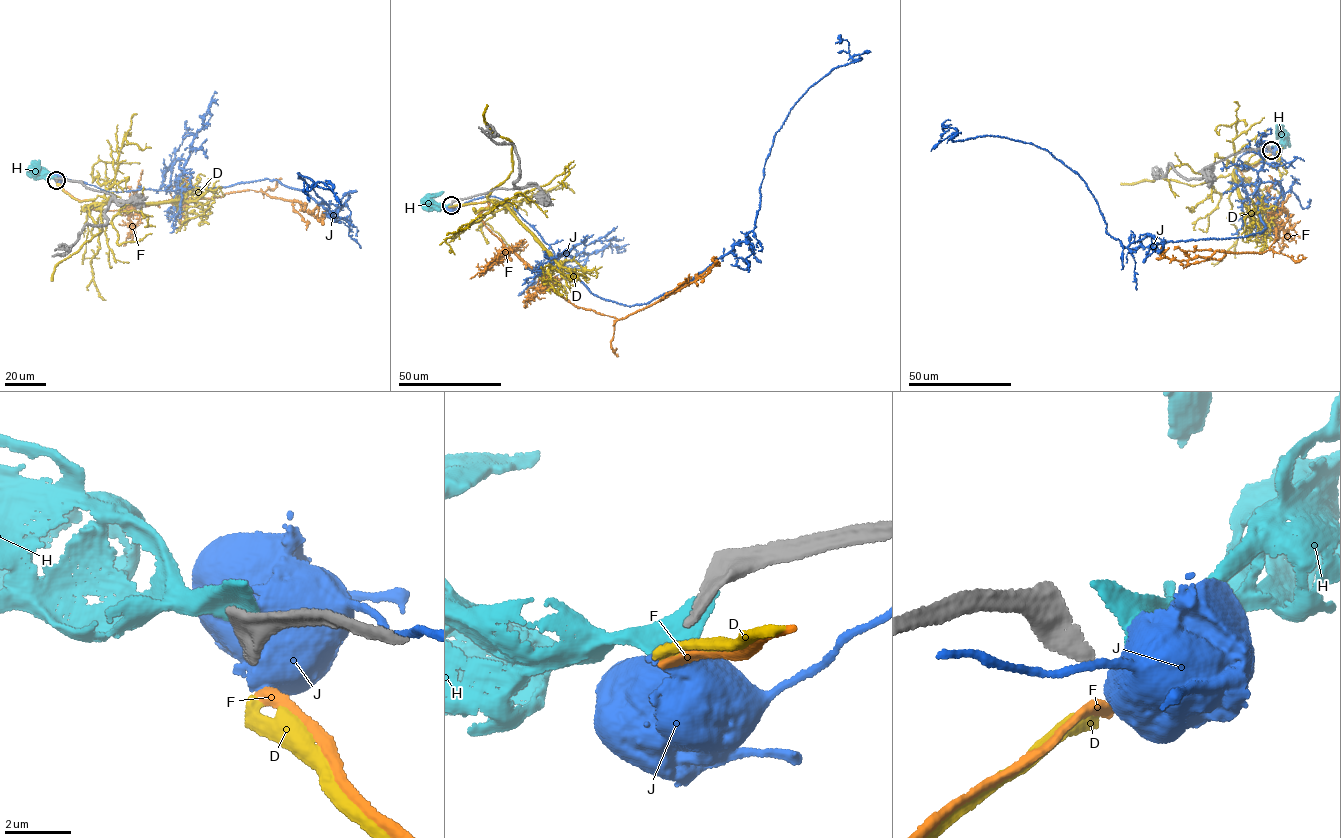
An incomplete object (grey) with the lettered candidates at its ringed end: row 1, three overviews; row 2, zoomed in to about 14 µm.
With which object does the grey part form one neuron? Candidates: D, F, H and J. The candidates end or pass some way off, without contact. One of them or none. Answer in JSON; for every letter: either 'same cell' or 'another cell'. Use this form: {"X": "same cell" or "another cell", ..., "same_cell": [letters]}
{"D": "another cell", "F": "another cell", "H": "same cell", "J": "another cell", "same_cell": ["H"]}

